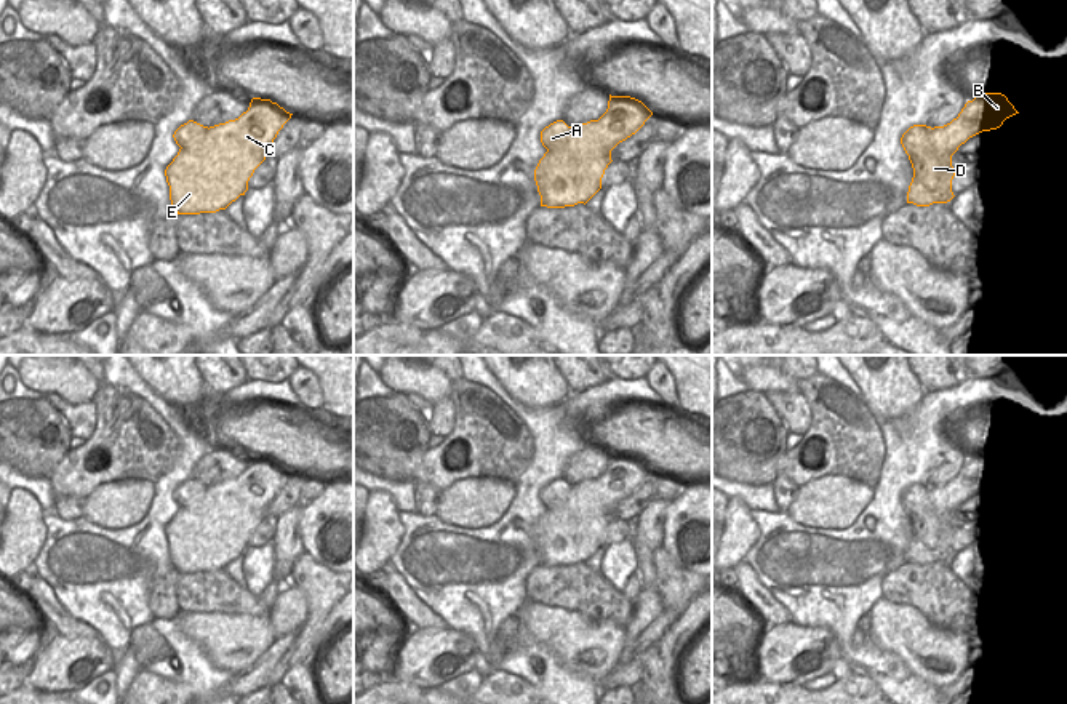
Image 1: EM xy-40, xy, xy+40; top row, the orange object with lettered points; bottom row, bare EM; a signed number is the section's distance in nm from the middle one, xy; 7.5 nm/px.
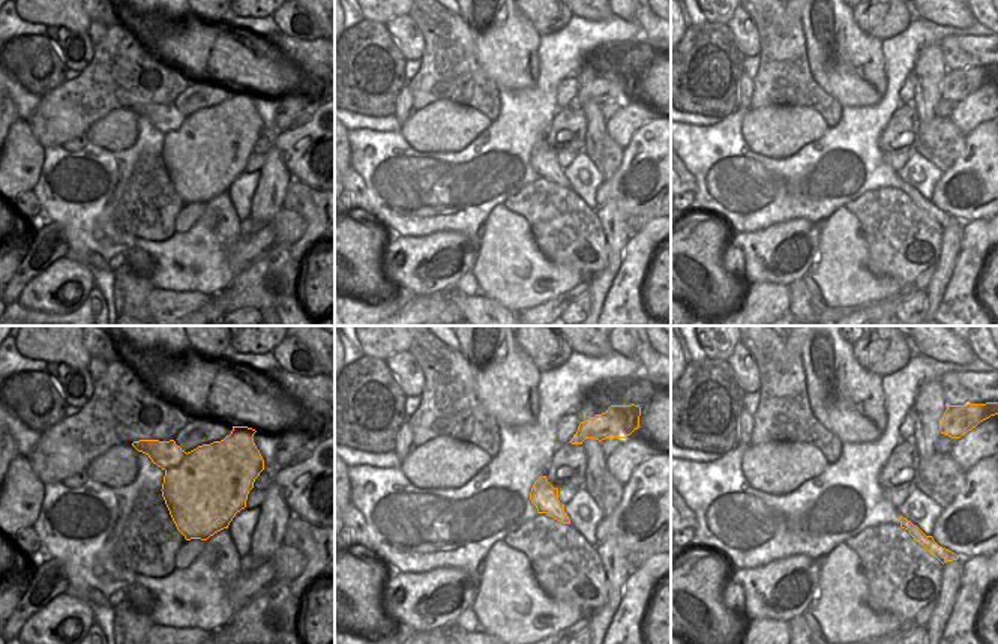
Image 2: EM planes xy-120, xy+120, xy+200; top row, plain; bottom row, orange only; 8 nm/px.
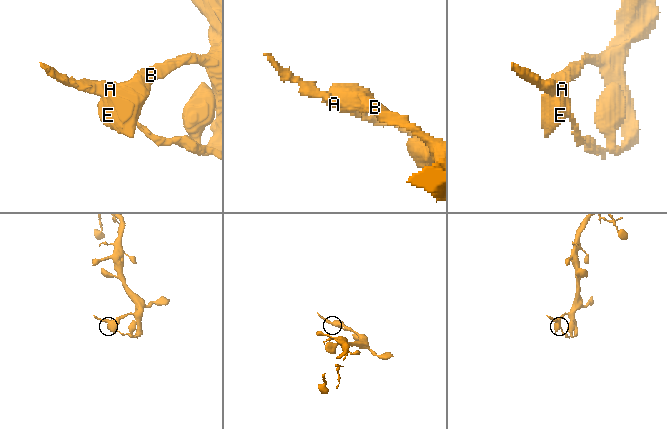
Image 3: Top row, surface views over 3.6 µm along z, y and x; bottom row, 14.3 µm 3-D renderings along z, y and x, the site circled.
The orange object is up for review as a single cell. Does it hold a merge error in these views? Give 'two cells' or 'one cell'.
two cells

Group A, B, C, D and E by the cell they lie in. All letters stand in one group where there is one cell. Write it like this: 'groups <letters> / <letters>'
groups A / B C D E

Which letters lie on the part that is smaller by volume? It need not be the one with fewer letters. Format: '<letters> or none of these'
A

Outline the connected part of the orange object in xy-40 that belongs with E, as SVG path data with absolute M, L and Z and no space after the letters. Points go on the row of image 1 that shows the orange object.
M253 98L238 118L210 126L200 141L179 149L165 170L170 200L178 214L216 213L245 195L250 178L266 160L267 147L291 115L270 99Z

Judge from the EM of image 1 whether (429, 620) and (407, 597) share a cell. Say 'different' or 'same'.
same

